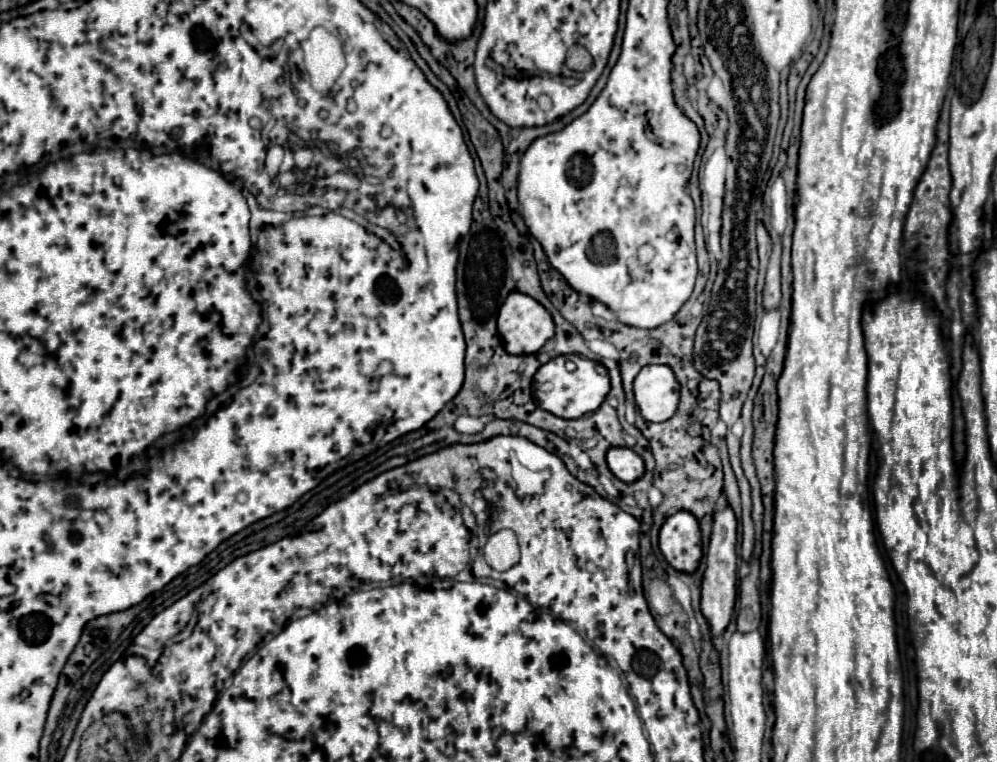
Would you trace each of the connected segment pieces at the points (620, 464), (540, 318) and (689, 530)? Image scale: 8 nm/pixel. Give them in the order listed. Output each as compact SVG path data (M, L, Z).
M613 448L613 450L609 450L607 462L609 462L611 472L627 484L639 480L645 472L643 458L637 452L633 452L631 448Z
M513 292L505 300L505 304L499 310L497 328L503 340L503 346L509 354L537 354L543 348L543 344L551 340L555 334L555 324L553 324L551 314L537 300L521 292Z
M685 510L669 516L659 532L659 548L675 570L689 574L695 572L703 556L697 518L693 518L693 514L685 514Z

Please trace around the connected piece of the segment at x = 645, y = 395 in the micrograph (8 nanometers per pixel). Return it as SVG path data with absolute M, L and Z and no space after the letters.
M665 364L645 366L637 374L633 390L637 408L647 422L665 422L675 414L681 384L677 382L669 366Z

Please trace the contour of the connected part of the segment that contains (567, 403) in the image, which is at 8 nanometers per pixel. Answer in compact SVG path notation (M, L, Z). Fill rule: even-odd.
M577 354L573 356L557 356L553 360L549 360L547 364L543 364L537 374L535 374L535 384L533 384L533 392L535 392L535 400L537 404L559 416L559 418L581 418L583 414L589 414L589 412L595 412L607 392L609 392L609 374L607 374L607 368L593 362L593 360L587 360L587 358L581 358ZM571 360L577 364L577 370L575 372L567 372L565 370L565 362Z

